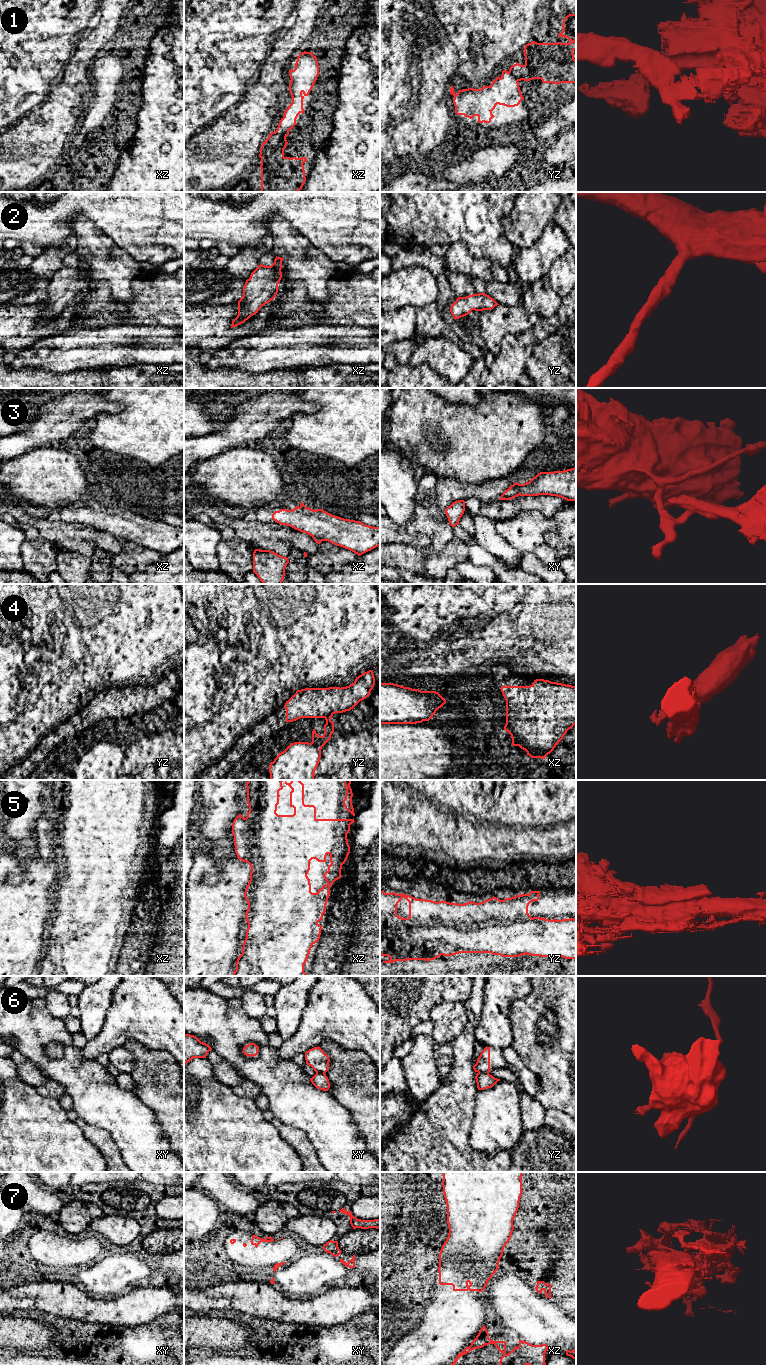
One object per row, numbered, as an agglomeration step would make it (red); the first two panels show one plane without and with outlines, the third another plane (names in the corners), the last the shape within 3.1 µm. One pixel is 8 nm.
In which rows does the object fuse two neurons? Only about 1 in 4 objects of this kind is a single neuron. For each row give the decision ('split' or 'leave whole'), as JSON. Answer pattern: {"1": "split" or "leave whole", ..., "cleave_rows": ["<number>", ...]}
{"1": "split", "2": "leave whole", "3": "split", "4": "split", "5": "leave whole", "6": "split", "7": "split", "cleave_rows": ["1", "3", "4", "6", "7"]}

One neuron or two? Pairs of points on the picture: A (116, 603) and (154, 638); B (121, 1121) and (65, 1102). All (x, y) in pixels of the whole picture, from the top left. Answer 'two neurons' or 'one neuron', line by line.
A: two neurons
B: two neurons

